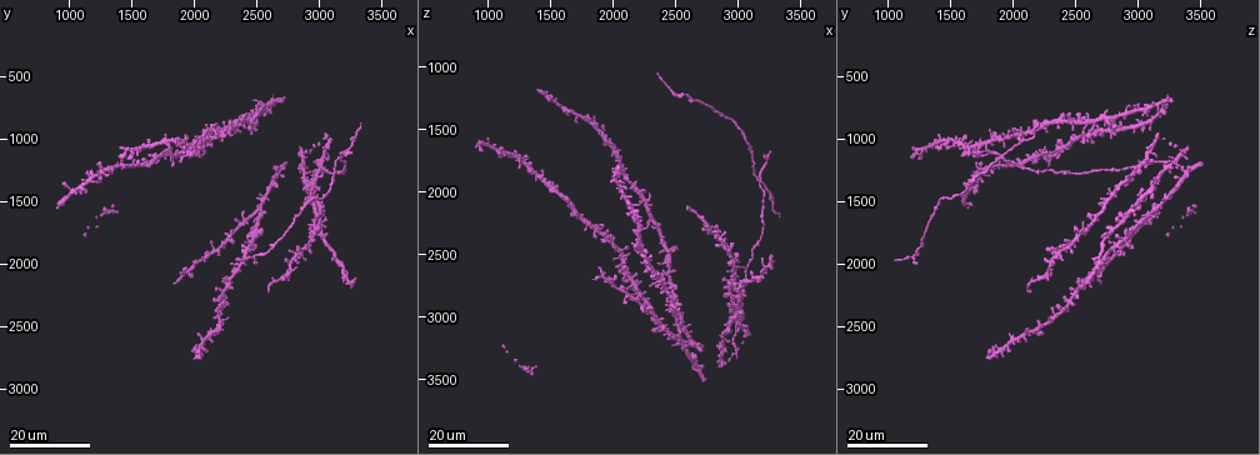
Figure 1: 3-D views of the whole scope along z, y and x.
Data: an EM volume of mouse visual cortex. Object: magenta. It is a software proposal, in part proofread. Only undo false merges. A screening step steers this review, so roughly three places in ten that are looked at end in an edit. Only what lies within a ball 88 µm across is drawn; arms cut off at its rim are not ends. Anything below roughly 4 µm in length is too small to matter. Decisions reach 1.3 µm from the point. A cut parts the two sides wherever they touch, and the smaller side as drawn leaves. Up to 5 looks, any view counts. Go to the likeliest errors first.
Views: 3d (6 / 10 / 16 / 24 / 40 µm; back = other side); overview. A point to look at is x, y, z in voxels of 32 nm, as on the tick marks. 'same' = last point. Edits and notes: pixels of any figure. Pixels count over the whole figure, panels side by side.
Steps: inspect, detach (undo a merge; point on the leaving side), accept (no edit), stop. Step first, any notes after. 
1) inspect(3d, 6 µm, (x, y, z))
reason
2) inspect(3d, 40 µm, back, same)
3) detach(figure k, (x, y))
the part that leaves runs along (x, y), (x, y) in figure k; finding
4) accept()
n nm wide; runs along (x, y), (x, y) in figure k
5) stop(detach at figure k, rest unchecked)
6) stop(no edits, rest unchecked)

inspect(3d, 16 µm, (3180, 1120, 1900))
four or more arms meet

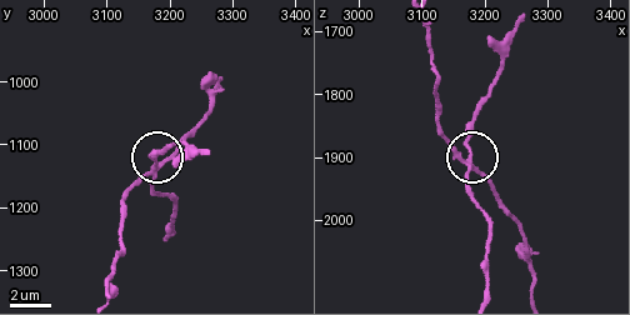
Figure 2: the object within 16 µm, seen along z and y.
inspect(3d, 10 µm, (3175, 1145, 1910))

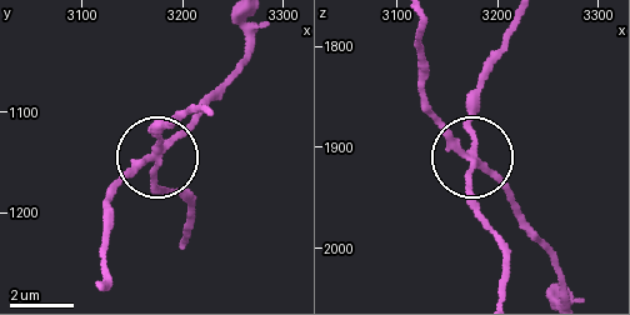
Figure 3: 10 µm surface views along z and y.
inspect(3d, 10 µm, back, (3174, 1140, 1910))

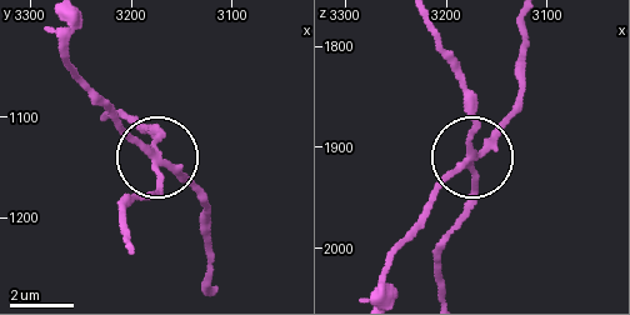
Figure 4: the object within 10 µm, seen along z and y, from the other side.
detach(figure 4, (185, 173))
220 nm wide; a second cell is stuck on

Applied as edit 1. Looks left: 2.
inspect(3d, 24 µm, (2980, 1200, 3100))
four or more arms meet

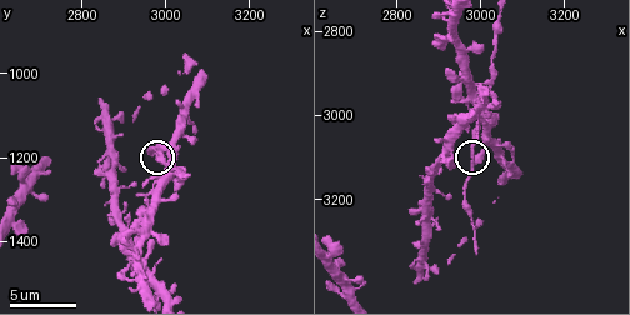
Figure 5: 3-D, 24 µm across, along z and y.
inspect(3d, 10 µm, same)
closer look

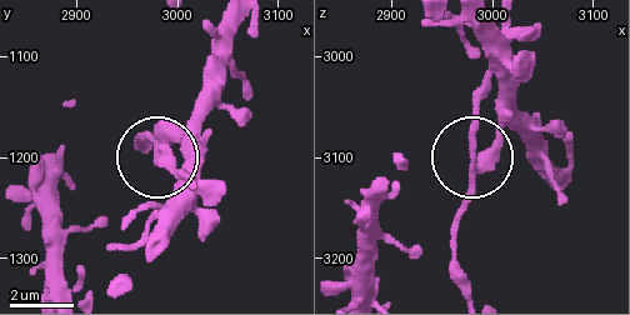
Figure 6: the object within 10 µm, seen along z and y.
accept()
4 arms; all the same cell

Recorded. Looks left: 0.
stop(detach at figure 4, rest unchecked)

